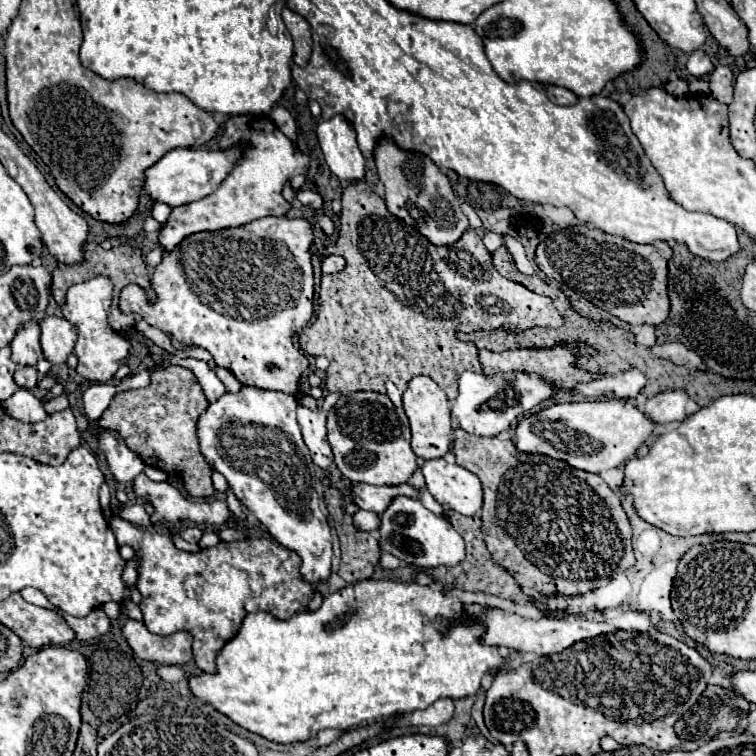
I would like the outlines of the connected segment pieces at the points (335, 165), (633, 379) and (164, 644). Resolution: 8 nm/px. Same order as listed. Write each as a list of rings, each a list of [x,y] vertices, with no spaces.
[[[336,114],[330,120],[324,120],[316,132],[332,174],[340,180],[362,180],[366,160],[358,148],[352,124],[344,116]]]
[[[630,368],[624,370],[620,374],[602,374],[596,380],[590,382],[580,382],[576,386],[572,386],[568,392],[574,394],[582,394],[586,398],[620,398],[620,400],[628,400],[628,398],[636,398],[640,394],[640,390],[646,386],[646,378],[638,368]]]
[[[126,620],[122,634],[126,642],[132,646],[134,654],[146,662],[168,664],[168,666],[184,666],[192,660],[192,634],[178,632],[172,636],[172,644],[164,636],[156,636],[148,632],[144,622]]]

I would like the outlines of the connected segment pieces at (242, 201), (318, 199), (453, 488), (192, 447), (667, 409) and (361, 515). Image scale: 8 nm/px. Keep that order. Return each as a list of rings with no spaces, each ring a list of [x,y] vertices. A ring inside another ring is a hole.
[[[268,116],[228,118],[224,134],[218,142],[220,148],[230,148],[230,144],[238,144],[240,140],[250,140],[252,148],[246,150],[244,158],[236,164],[236,168],[232,170],[232,174],[228,174],[220,188],[202,200],[172,208],[168,222],[160,230],[160,244],[166,248],[166,252],[172,252],[186,236],[192,236],[196,232],[238,228],[264,216],[286,216],[290,212],[290,204],[282,198],[282,188],[290,178],[306,174],[310,160],[296,148],[296,144],[290,138],[286,138],[276,128],[276,124]]]
[[[298,190],[298,192],[296,192],[296,198],[298,198],[304,206],[308,206],[308,208],[312,208],[312,210],[320,210],[320,208],[322,208],[322,196],[320,196],[318,192],[314,192],[314,190]]]
[[[444,458],[428,460],[422,466],[422,472],[424,472],[430,494],[446,510],[454,510],[454,512],[464,514],[464,516],[474,516],[474,514],[480,512],[480,508],[482,508],[482,486],[480,486],[480,480],[472,472],[468,472],[466,468],[462,468],[458,464],[448,464]]]
[[[162,364],[152,370],[150,384],[146,388],[114,394],[110,406],[100,416],[100,426],[106,430],[116,430],[126,446],[136,452],[144,464],[158,468],[166,474],[180,476],[184,480],[186,492],[192,498],[210,498],[214,494],[210,466],[200,452],[200,442],[196,436],[198,418],[200,414],[204,414],[206,408],[208,400],[196,376],[188,368]],[[156,406],[162,412],[156,414]]]
[[[672,390],[672,392],[660,392],[654,398],[646,400],[646,414],[658,422],[658,424],[668,424],[668,422],[682,422],[688,412],[688,394],[684,390]]]
[[[358,510],[354,514],[354,526],[360,528],[360,530],[366,530],[366,532],[374,532],[374,530],[380,528],[380,518],[374,512]]]

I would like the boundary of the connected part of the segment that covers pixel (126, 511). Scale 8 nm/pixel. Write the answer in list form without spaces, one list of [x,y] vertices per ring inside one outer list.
[[[124,504],[120,508],[112,508],[112,512],[116,516],[120,516],[122,520],[134,524],[134,526],[140,526],[140,528],[150,528],[150,516],[146,514],[144,506],[142,504]]]

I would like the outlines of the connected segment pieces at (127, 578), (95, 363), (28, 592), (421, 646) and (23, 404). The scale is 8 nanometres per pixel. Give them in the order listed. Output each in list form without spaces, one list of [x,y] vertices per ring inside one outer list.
[[[132,558],[124,570],[124,582],[128,586],[134,586],[136,584],[136,578],[138,578],[138,558]]]
[[[96,276],[86,282],[74,284],[68,290],[66,304],[62,306],[62,316],[68,322],[76,324],[76,328],[78,328],[78,342],[74,346],[74,354],[78,356],[76,372],[90,382],[112,380],[112,376],[124,364],[124,360],[128,358],[128,354],[132,350],[132,344],[108,326],[108,310],[112,304],[112,290],[114,290],[114,286],[108,278]]]
[[[27,587],[20,591],[21,596],[31,604],[59,613],[59,609],[53,606],[49,600],[36,588]]]
[[[362,580],[356,584],[348,584],[346,588],[330,594],[324,598],[322,606],[316,612],[300,612],[292,616],[288,622],[272,618],[268,612],[252,612],[248,618],[242,622],[242,628],[238,630],[236,638],[232,638],[216,658],[216,674],[206,674],[200,672],[198,676],[190,678],[190,690],[196,698],[200,698],[206,704],[212,704],[216,710],[226,714],[230,720],[234,720],[238,726],[260,734],[266,740],[280,742],[280,744],[290,744],[290,742],[304,742],[312,736],[316,736],[324,728],[354,728],[360,722],[368,720],[380,720],[388,718],[392,714],[404,714],[404,712],[414,712],[414,710],[426,710],[430,704],[434,704],[440,698],[468,698],[474,696],[480,688],[482,676],[488,670],[502,670],[508,664],[508,658],[500,654],[496,646],[486,646],[482,642],[482,636],[486,634],[486,626],[478,618],[470,618],[466,614],[466,604],[460,602],[456,596],[450,596],[446,590],[436,590],[432,586],[420,586],[416,582],[412,584],[402,584],[394,580]]]
[[[20,388],[16,394],[12,394],[4,402],[4,410],[10,416],[14,416],[22,422],[30,422],[30,424],[46,420],[46,410],[44,410],[42,402],[30,390],[24,390],[24,388]]]

